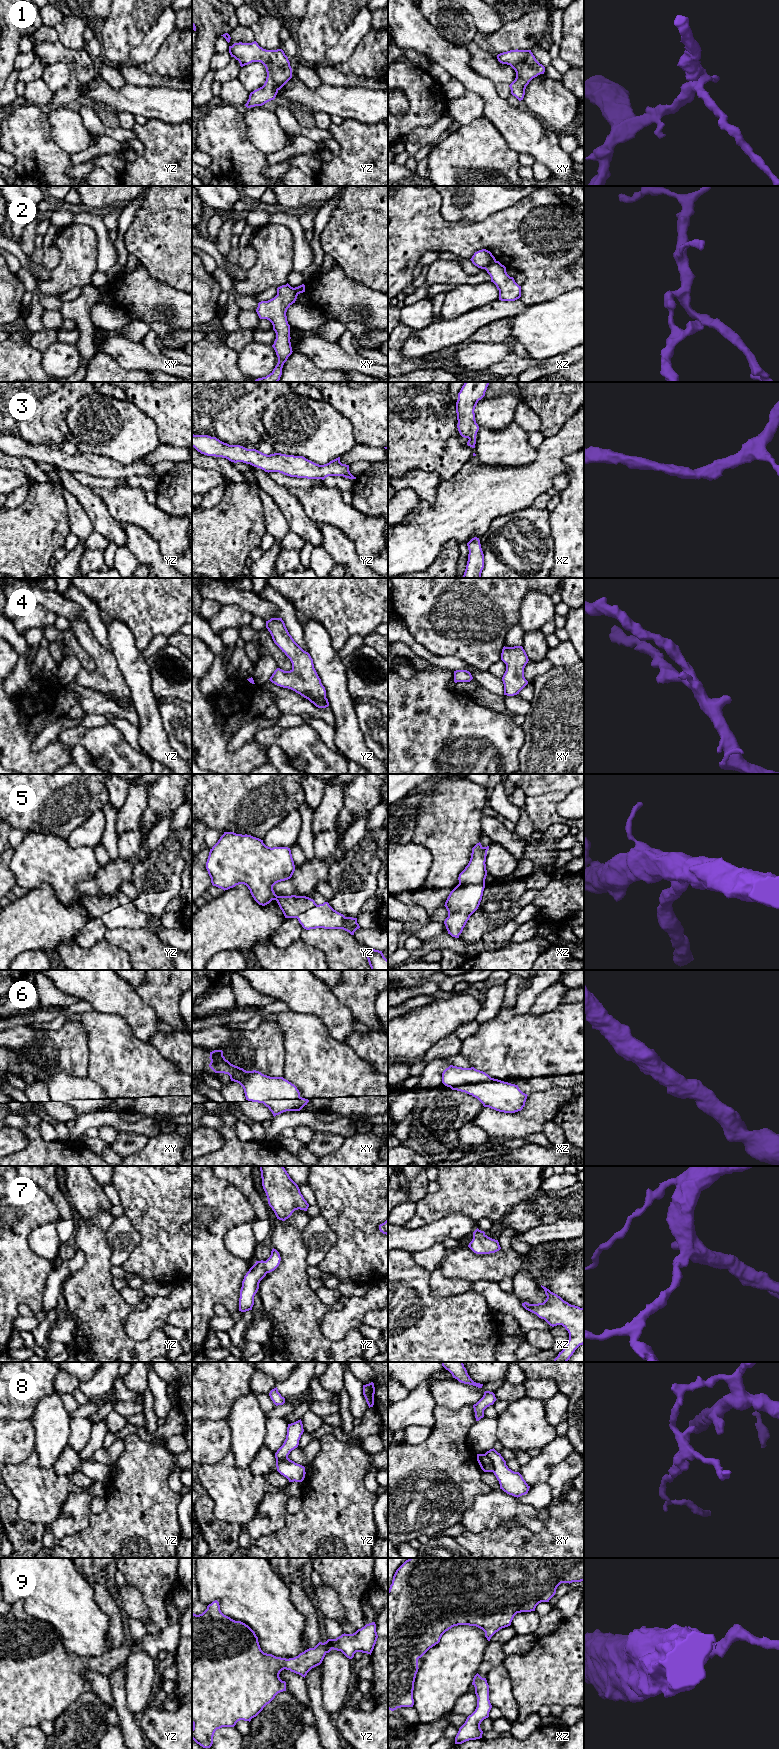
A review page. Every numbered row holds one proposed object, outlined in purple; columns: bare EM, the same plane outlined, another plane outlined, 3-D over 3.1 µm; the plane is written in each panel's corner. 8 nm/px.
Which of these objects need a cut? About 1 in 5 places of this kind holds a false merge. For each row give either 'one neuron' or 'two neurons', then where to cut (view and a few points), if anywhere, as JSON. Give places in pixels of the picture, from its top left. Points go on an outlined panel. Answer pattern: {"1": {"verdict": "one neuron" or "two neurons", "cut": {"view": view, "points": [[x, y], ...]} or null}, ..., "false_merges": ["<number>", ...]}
{"1": {"verdict": "one neuron", "cut": null}, "2": {"verdict": "two neurons", "cut": {"view": "xz", "points": [[495, 260], [484, 268]]}}, "3": {"verdict": "one neuron", "cut": null}, "4": {"verdict": "one neuron", "cut": null}, "5": {"verdict": "one neuron", "cut": null}, "6": {"verdict": "one neuron", "cut": null}, "7": {"verdict": "one neuron", "cut": null}, "8": {"verdict": "two neurons", "cut": {"view": "xy", "points": [[485, 1453], [492, 1464], [493, 1471]]}}, "9": {"verdict": "one neuron", "cut": null}, "false_merges": ["2", "8"]}

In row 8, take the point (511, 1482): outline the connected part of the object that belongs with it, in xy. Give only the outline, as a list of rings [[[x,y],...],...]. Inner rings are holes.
[[[494,1448],[485,1453],[493,1464],[493,1473],[500,1484],[500,1489],[514,1497],[520,1497],[528,1493],[530,1486],[519,1472],[508,1468],[506,1461]]]

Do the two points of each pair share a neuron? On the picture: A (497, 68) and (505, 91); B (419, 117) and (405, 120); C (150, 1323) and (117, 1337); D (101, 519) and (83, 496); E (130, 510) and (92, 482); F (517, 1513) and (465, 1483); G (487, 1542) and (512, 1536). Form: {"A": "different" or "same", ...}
{"A": "different", "B": "same", "C": "different", "D": "same", "E": "different", "F": "different", "G": "same"}

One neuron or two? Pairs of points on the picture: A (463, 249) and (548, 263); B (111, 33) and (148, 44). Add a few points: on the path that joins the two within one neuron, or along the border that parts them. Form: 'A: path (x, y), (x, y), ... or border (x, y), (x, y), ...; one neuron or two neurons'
A: path (484, 242), (520, 242), (527, 248); one neuron
B: border (155, 22), (143, 41), (130, 51), (128, 61); two neurons

